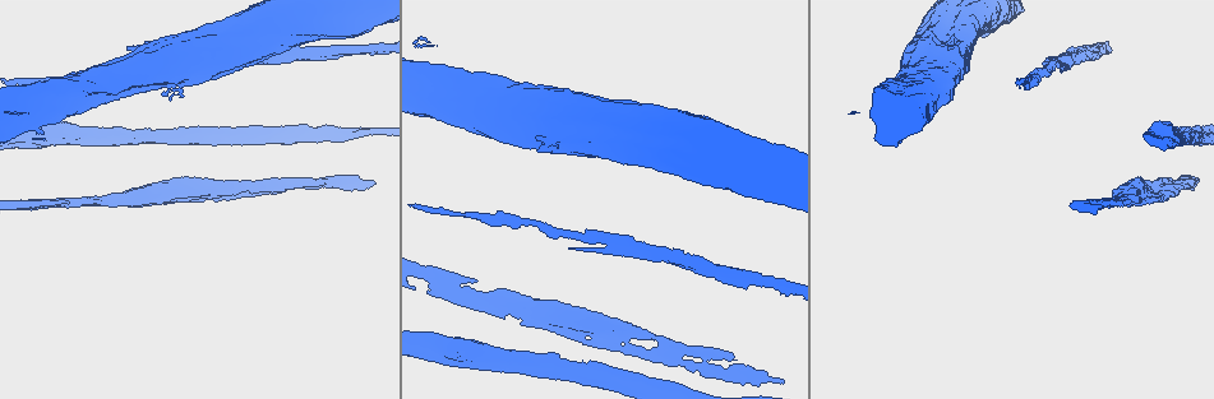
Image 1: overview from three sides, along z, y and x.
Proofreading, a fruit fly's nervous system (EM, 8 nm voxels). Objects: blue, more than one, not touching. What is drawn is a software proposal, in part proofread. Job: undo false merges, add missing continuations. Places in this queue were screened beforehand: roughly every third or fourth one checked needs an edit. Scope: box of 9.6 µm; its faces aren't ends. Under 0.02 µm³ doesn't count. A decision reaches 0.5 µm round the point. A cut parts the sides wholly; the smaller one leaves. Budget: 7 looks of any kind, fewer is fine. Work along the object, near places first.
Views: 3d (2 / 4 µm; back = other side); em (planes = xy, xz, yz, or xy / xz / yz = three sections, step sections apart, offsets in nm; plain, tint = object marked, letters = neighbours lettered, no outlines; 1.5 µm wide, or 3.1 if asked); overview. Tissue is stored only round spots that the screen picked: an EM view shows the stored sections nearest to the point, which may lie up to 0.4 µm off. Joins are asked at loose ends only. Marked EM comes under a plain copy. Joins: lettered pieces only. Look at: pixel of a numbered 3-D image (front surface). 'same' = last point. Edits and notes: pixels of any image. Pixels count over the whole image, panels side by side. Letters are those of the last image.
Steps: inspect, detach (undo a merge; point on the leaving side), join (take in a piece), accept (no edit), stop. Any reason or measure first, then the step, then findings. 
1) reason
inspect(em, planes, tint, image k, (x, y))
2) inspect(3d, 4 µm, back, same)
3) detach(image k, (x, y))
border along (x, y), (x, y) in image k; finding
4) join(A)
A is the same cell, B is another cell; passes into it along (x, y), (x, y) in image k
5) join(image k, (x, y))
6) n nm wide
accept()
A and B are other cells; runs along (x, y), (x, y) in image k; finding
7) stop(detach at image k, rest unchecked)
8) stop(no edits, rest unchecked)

a fork
inspect(em, planes, letters, image 1, (529, 363))

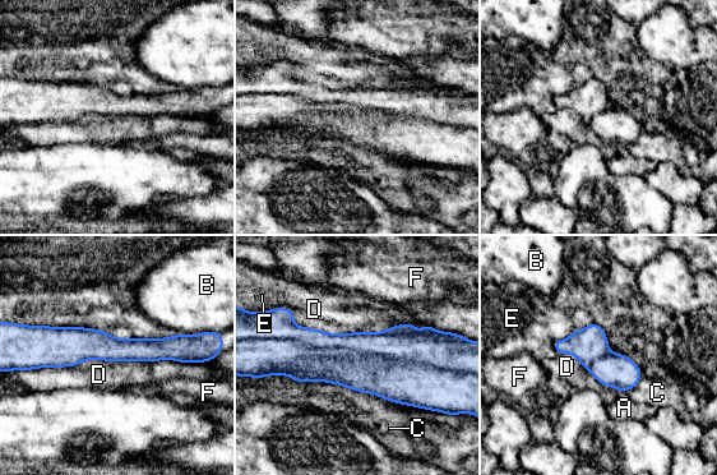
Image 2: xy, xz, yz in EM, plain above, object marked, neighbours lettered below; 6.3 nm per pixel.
detach(image 2, (379, 376))
A, B, C, D, E and F are other cells; border along (271, 339), (445, 369) in image 2; a second neuron is stuck on

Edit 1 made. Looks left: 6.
see it whole again
inspect(overview)

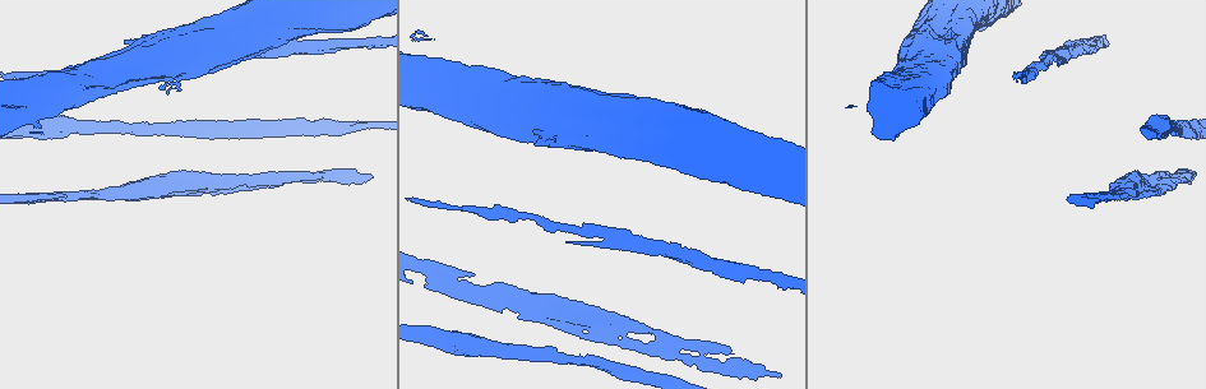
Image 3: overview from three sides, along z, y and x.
free end
inspect(em, planes, letters, image 3, (50, 195))

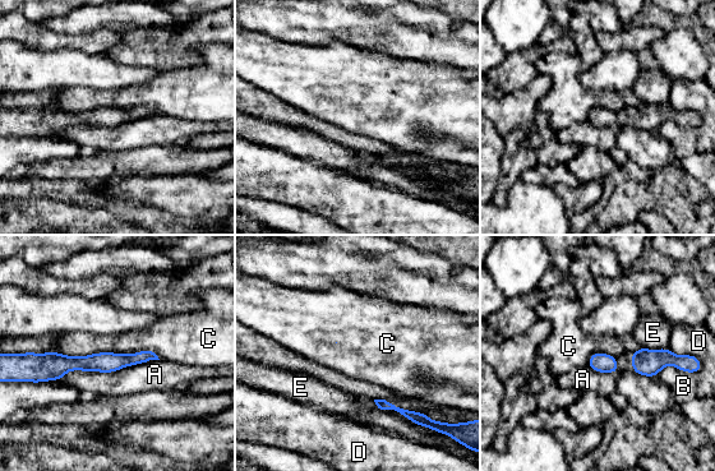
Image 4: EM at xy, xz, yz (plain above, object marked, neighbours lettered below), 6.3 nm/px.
C touches over 650 nm
accept()
A, B, C, D and E are other cells; border along (54, 351), (152, 351), (160, 359) in image 4; no lettered piece goes on from it

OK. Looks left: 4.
touches itself
inspect(3d, 2 µm, image 3, (715, 352))

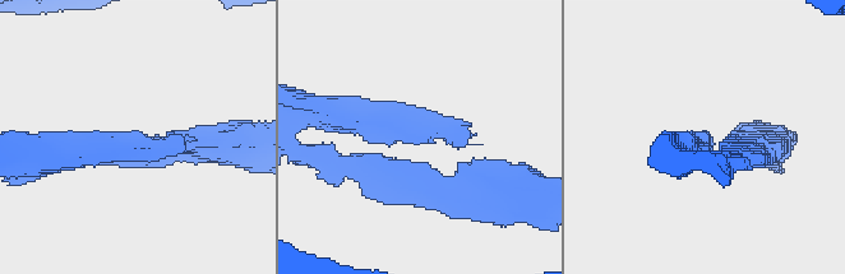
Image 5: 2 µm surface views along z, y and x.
need the tissue
inspect(em, xz, step 4, tint, image 5, (140, 143))

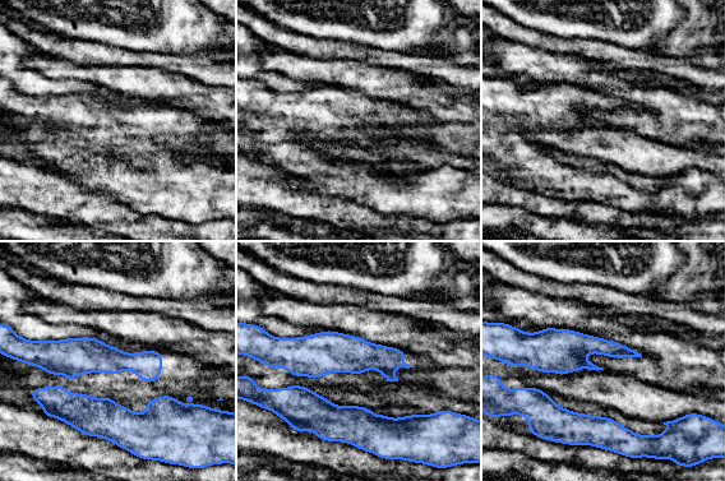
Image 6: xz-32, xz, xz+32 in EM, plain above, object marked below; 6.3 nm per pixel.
what lies round it
inspect(em, xz, step 4, letters, same)

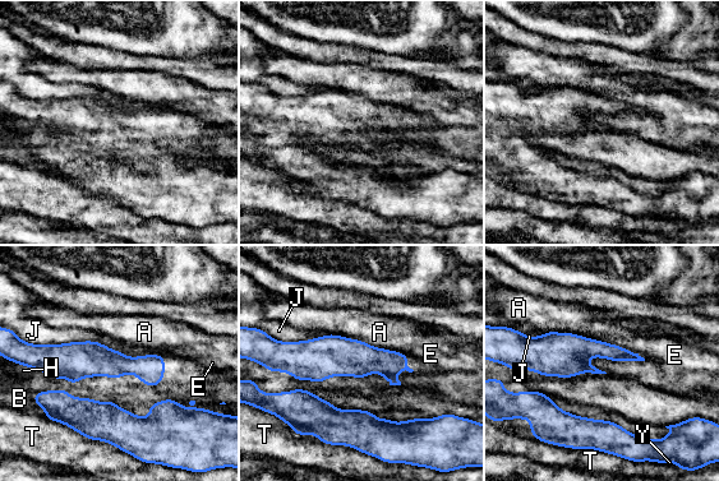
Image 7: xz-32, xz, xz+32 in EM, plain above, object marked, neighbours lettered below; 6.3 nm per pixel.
110 nm wide
accept()
A, B, E, H, J, T and Y are other cells; border along (31, 343), (98, 341), (164, 356) in image 7; continuous, no second neuron

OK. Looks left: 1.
stop(detach at image 2, rest unchecked)

